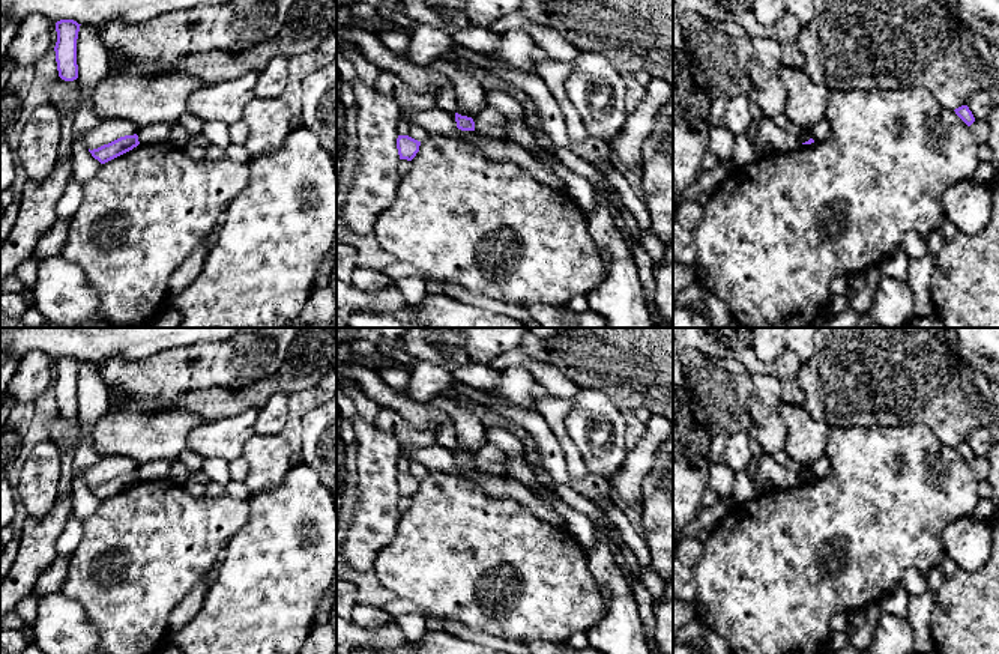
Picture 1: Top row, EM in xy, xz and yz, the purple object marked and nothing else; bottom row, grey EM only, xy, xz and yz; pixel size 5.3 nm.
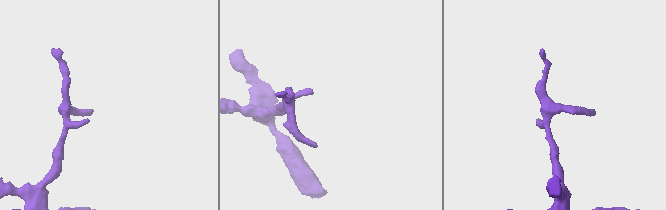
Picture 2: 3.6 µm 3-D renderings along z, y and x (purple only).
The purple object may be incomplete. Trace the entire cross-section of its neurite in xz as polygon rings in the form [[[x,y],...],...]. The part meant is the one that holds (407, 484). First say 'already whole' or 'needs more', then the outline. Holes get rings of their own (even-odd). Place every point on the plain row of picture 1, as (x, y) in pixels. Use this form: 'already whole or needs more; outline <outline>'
already whole; outline [[[398,472],[397,475],[397,486],[398,486],[400,496],[412,498],[419,489],[419,483],[421,478],[409,472]]]

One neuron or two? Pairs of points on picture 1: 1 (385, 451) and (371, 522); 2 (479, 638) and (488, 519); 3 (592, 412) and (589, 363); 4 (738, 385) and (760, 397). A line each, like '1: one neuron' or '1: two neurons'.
1: one neuron
2: two neurons
3: two neurons
4: two neurons

